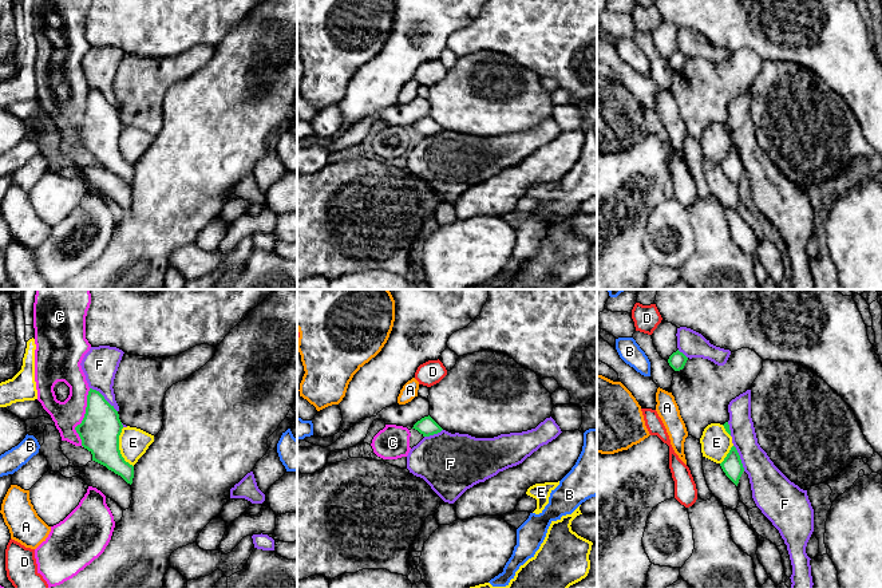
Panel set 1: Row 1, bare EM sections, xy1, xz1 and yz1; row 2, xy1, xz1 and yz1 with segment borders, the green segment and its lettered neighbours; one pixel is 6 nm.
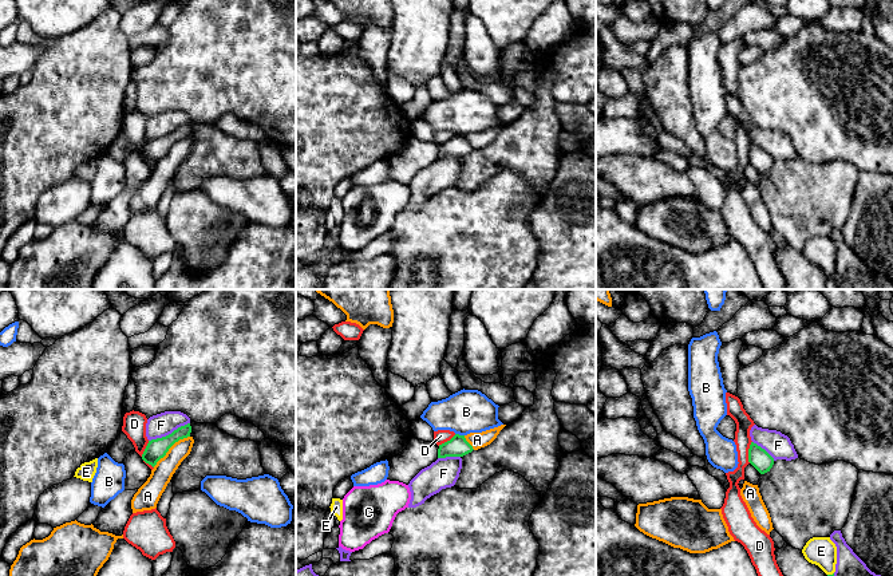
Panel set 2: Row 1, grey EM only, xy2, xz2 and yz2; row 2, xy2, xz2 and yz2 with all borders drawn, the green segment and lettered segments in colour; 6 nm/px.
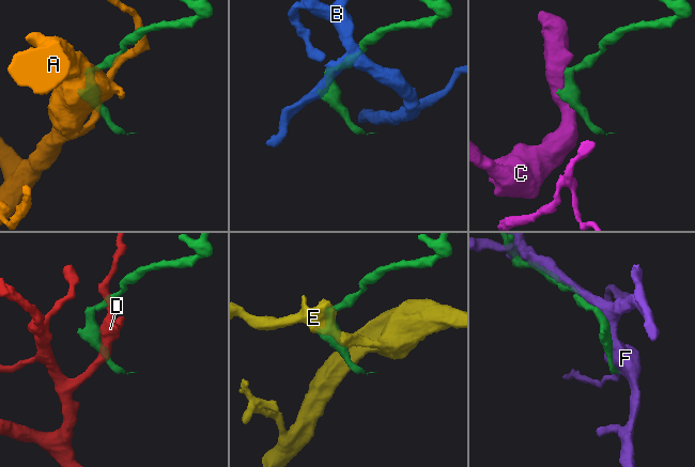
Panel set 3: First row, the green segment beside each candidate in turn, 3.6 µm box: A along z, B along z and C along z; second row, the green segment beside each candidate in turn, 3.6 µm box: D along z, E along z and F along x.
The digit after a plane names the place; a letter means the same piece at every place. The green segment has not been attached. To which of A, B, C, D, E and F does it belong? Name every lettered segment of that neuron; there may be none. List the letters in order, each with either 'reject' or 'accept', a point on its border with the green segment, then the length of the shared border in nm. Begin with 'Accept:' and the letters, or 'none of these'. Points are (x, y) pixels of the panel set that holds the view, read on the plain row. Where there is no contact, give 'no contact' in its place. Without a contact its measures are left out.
Accept: C
A: reject; meets green in xy2 at (170, 146); contact 300 nm long
B: reject; meets green in xz2 at (458, 134); contact 60 nm long
C: accept; meets green in xy1 at (83, 118); contact 360 nm long
D: reject; meets green in yz2 at (749, 152); contact 140 nm long
E: reject; meets green in xy1 at (118, 148); contact 240 nm long
F: reject; meets green in xy2 at (169, 134); contact 280 nm long

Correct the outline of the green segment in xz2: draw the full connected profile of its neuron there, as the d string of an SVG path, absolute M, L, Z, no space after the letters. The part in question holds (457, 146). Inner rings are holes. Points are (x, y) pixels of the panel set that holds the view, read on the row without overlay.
M455 134L450 141L439 145L438 158L463 157L473 150L473 146L466 141L465 135Z

